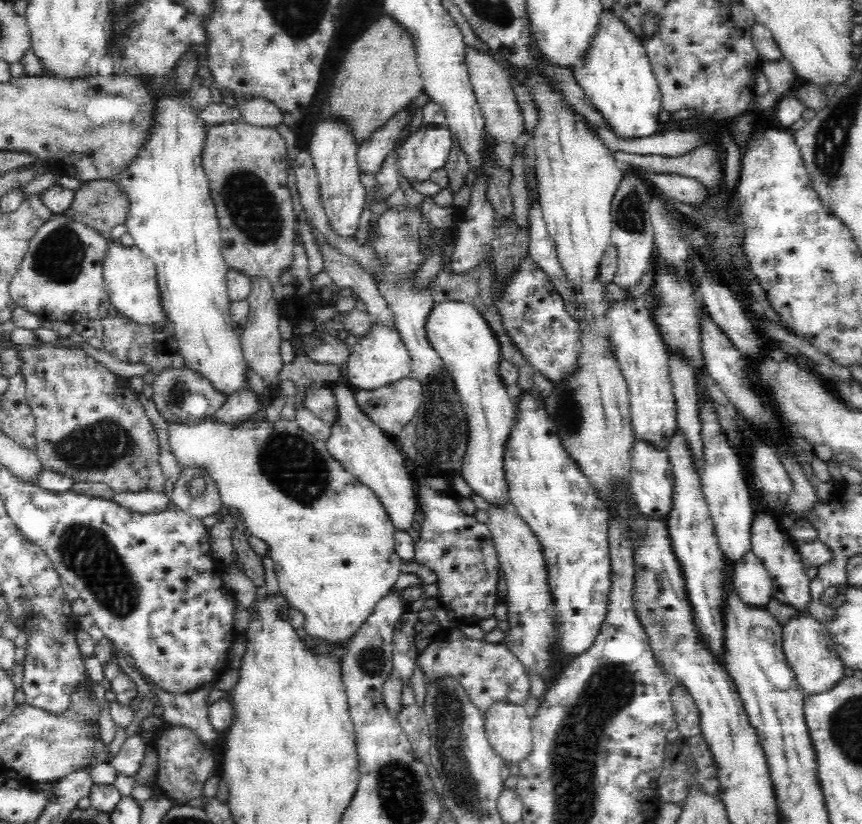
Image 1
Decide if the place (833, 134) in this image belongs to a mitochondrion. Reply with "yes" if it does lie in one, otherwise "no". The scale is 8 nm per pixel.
yes

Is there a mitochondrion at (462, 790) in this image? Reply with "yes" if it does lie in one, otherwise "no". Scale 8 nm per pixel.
yes

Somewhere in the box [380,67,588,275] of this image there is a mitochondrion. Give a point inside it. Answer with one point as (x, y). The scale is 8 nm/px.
(513, 243)

